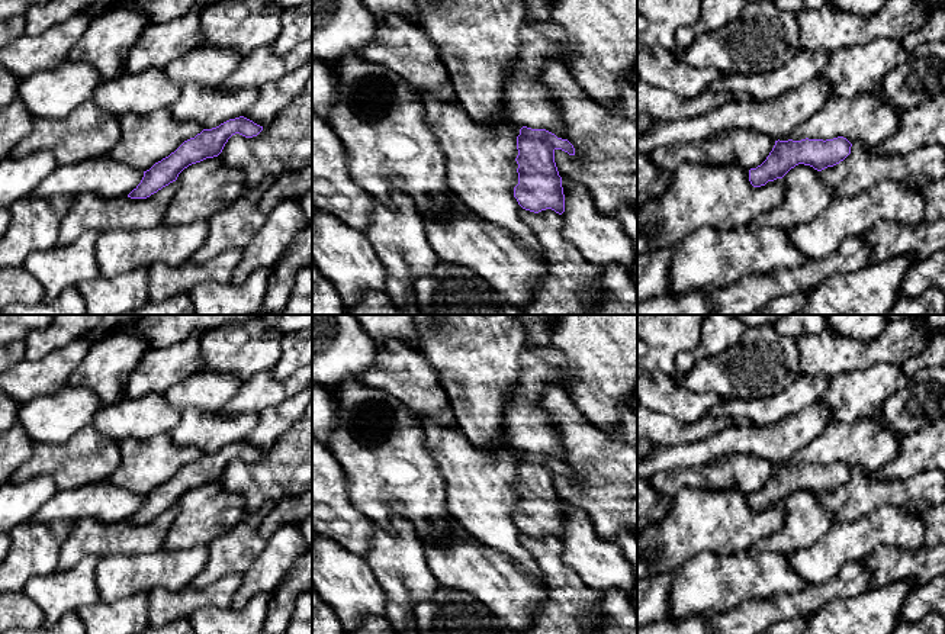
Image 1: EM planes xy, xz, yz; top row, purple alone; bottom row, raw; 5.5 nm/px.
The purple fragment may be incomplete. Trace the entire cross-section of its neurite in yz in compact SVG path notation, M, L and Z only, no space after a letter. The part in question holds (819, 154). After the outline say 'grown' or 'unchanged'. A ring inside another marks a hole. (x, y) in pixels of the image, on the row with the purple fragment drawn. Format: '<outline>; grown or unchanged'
M838 136L833 139L775 141L766 160L756 168L749 170L749 181L753 187L782 178L798 164L810 165L817 171L833 167L851 154L852 144Z; unchanged

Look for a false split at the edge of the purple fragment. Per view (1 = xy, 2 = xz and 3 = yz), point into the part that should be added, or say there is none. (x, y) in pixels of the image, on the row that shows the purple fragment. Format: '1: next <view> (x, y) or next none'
1: next none
2: next none
3: next none

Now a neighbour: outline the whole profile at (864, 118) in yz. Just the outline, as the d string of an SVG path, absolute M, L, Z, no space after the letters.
M872 91L849 99L832 96L811 119L780 141L843 136L851 144L862 142L874 148L897 132L900 116L896 107L881 102Z

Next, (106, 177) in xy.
M106 155L78 164L58 165L28 197L74 197L81 193L93 193L112 199L128 196L142 177L144 171L134 170Z

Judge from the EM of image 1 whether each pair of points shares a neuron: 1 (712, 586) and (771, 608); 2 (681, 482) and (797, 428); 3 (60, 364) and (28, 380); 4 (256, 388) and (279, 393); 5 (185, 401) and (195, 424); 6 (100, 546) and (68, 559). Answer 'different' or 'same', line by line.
1: different
2: different
3: same
4: same
5: different
6: same

